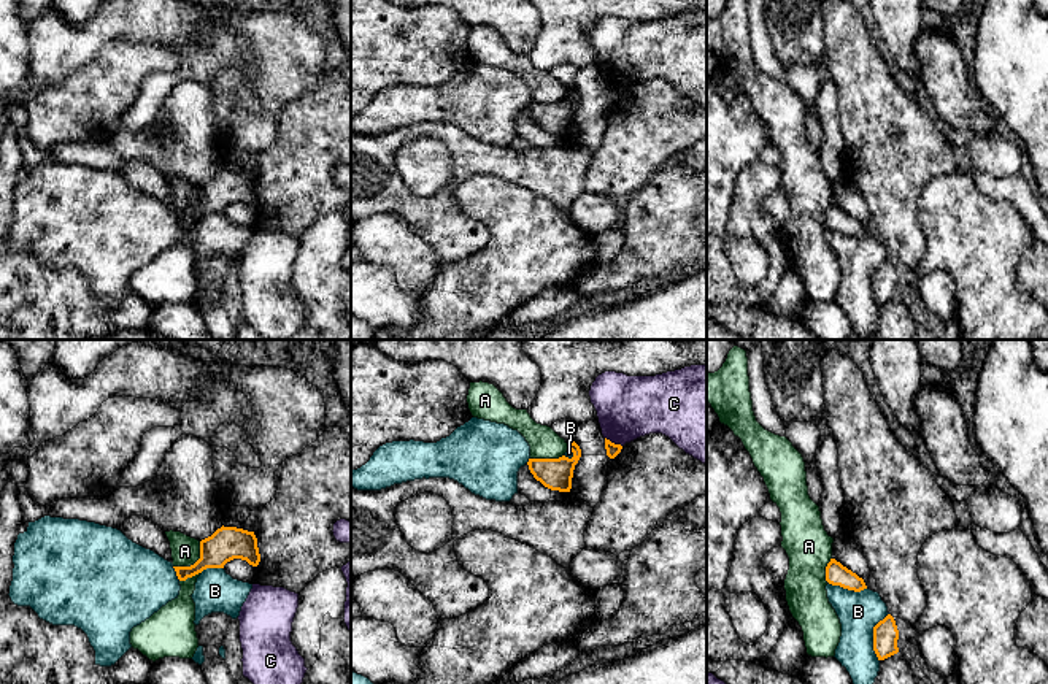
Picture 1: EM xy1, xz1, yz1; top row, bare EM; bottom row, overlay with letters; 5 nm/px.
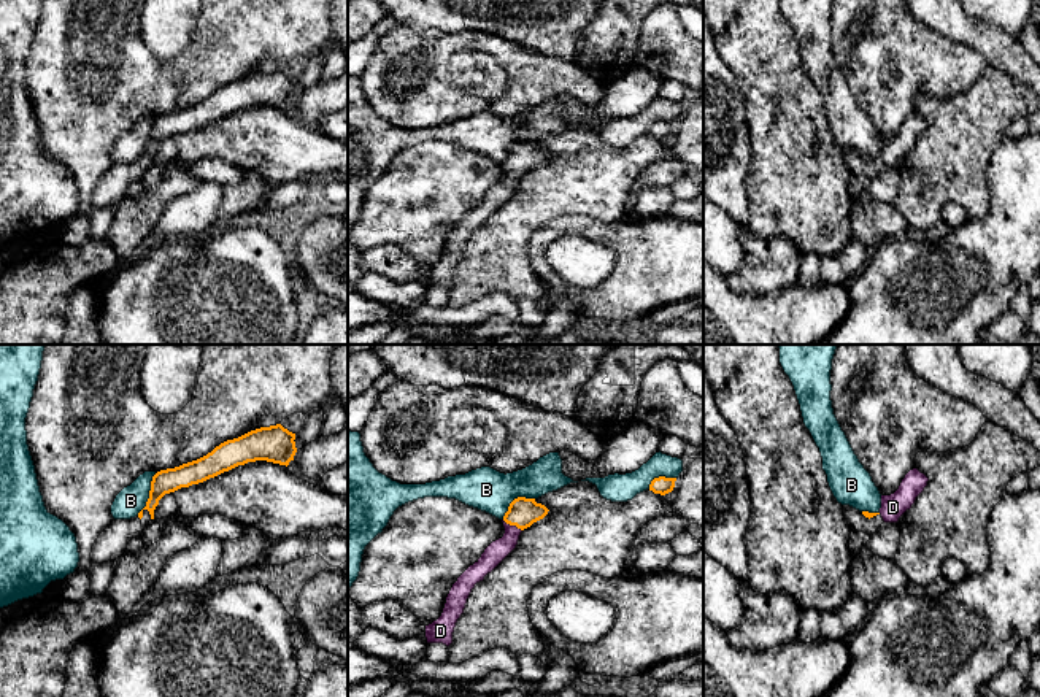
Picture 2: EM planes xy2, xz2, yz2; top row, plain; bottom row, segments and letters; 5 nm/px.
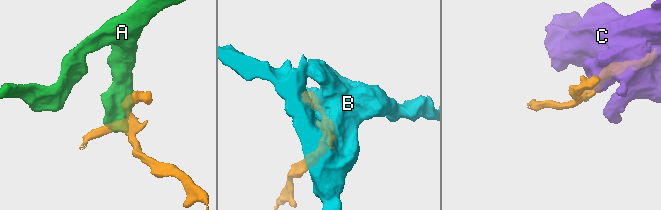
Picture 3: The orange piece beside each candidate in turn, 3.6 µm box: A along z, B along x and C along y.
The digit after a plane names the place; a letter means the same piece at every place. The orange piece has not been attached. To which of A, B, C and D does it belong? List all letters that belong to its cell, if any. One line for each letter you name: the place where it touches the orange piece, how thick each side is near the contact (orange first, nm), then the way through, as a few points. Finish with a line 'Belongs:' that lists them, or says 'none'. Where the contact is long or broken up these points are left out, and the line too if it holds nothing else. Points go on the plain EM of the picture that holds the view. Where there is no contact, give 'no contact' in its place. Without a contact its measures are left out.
D: contact xz2 (512, 169); calibres 150 and 100 nm; way xz2 (523, 156), (512, 169), (512, 180), (499, 194)
Belongs: D

